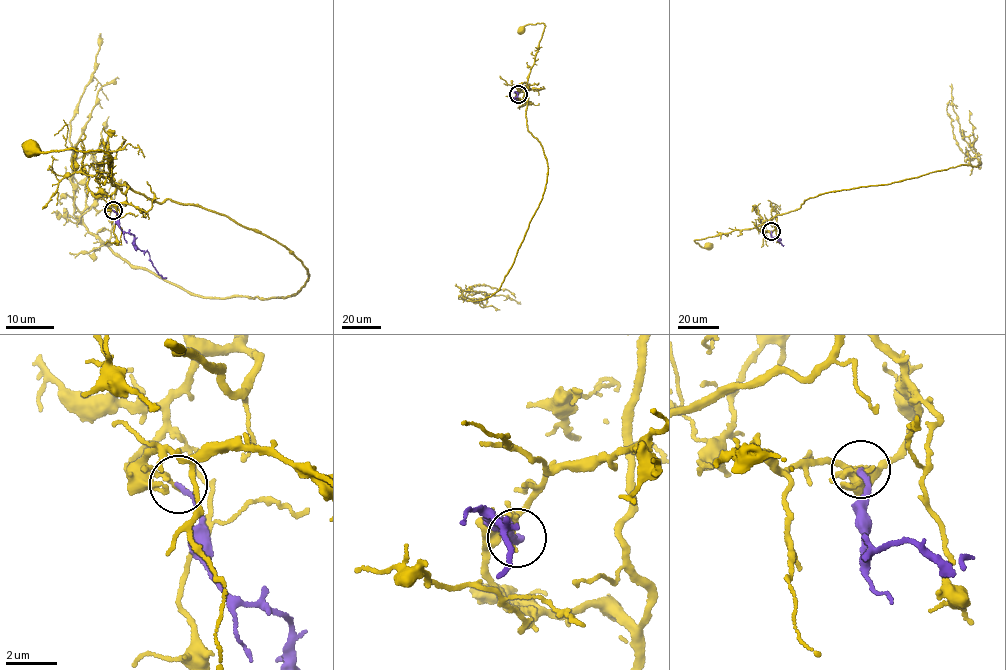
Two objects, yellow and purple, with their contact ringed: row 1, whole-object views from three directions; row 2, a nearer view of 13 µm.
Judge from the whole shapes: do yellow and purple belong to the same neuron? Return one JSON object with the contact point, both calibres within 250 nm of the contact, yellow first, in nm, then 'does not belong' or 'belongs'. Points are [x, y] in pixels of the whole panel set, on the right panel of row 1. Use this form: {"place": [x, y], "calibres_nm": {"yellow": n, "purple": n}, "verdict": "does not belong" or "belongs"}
{"place": [771, 231], "calibres_nm": {"yellow": 80, "purple": 200}, "verdict": "does not belong"}

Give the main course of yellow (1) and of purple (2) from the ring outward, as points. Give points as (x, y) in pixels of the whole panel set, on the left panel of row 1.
1: (113, 210), (106, 203), (117, 187), (127, 190), (109, 181), (104, 152), (30, 148)
2: (113, 210), (118, 216), (119, 227), (135, 236), (136, 246), (150, 257), (156, 272), (167, 278)

